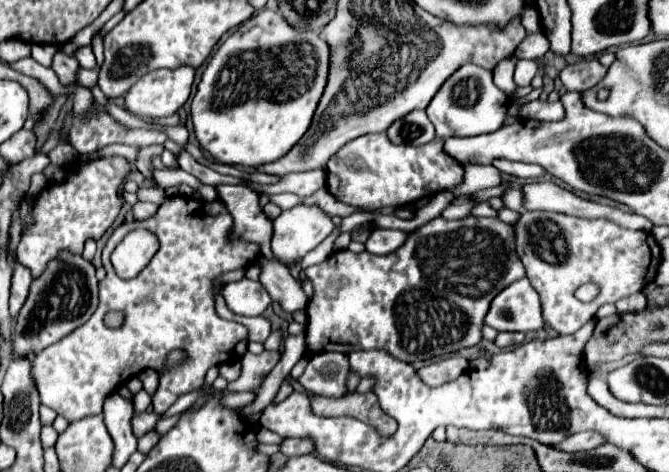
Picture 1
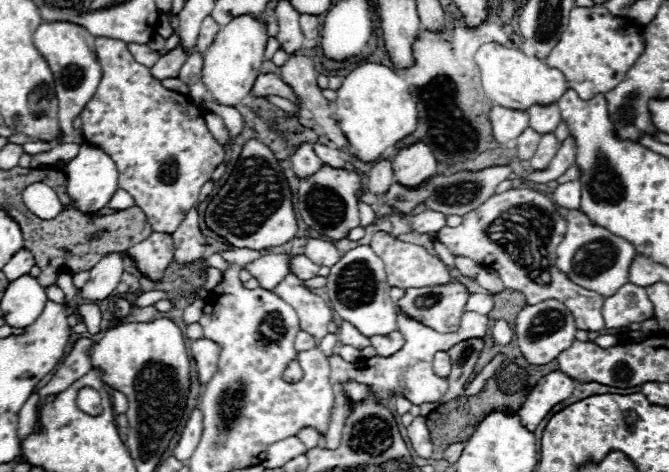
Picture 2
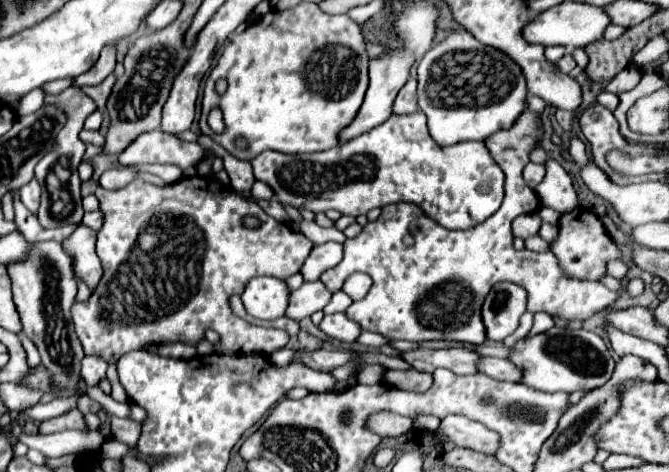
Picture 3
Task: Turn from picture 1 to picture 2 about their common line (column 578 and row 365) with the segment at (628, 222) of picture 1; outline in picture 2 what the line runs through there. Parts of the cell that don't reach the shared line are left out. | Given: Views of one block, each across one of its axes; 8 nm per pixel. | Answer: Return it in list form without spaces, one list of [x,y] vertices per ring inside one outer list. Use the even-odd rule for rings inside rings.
[[[200,338],[190,344],[190,354],[196,360],[200,382],[206,384],[216,372],[218,358],[220,358],[220,346],[212,342],[210,338]]]

